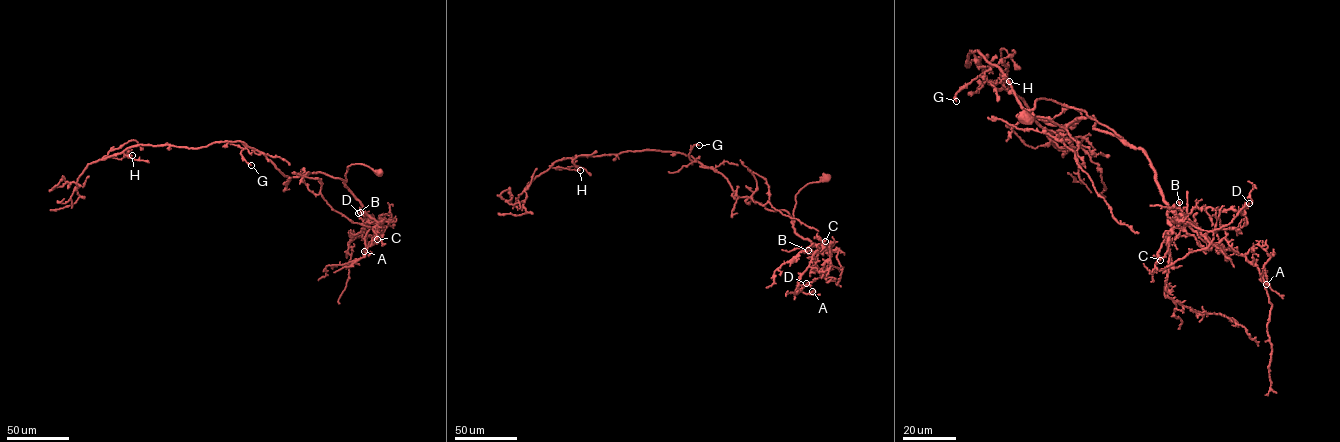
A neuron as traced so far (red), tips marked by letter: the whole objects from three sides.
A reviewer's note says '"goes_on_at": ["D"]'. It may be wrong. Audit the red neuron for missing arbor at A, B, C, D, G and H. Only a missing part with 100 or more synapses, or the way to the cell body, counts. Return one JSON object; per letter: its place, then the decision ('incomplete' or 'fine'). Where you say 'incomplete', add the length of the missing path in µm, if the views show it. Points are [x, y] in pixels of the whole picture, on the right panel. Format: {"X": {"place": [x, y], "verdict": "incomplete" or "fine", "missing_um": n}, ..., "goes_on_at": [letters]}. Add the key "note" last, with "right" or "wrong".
{"A": {"place": [1266, 284], "verdict": "fine"}, "B": {"place": [1179, 202], "verdict": "fine"}, "C": {"place": [1160, 260], "verdict": "fine"}, "D": {"place": [1249, 203], "verdict": "fine"}, "G": {"place": [956, 101], "verdict": "fine"}, "H": {"place": [1009, 81], "verdict": "fine"}, "goes_on_at": [], "note": "wrong"}

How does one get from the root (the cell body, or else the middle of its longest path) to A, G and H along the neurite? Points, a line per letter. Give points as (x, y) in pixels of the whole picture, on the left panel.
A: (379, 173), (355, 164), (345, 174), (344, 184), (370, 217), (360, 232), (349, 232), (366, 238), (364, 251)
G: (379, 173), (355, 164), (344, 183), (319, 172), (289, 177), (246, 147), (240, 153), (251, 165)
H: (379, 173), (355, 164), (344, 183), (319, 172), (289, 177), (238, 141), (138, 144), (103, 158), (132, 155)

